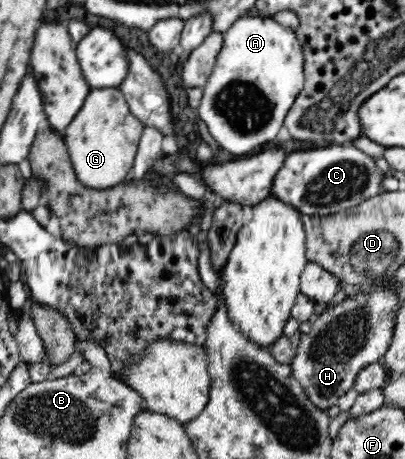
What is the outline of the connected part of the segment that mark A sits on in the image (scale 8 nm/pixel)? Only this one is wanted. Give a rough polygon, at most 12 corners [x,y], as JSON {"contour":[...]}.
{"contour":[[271,16],[223,35],[197,108],[220,150],[274,142],[305,83]]}

